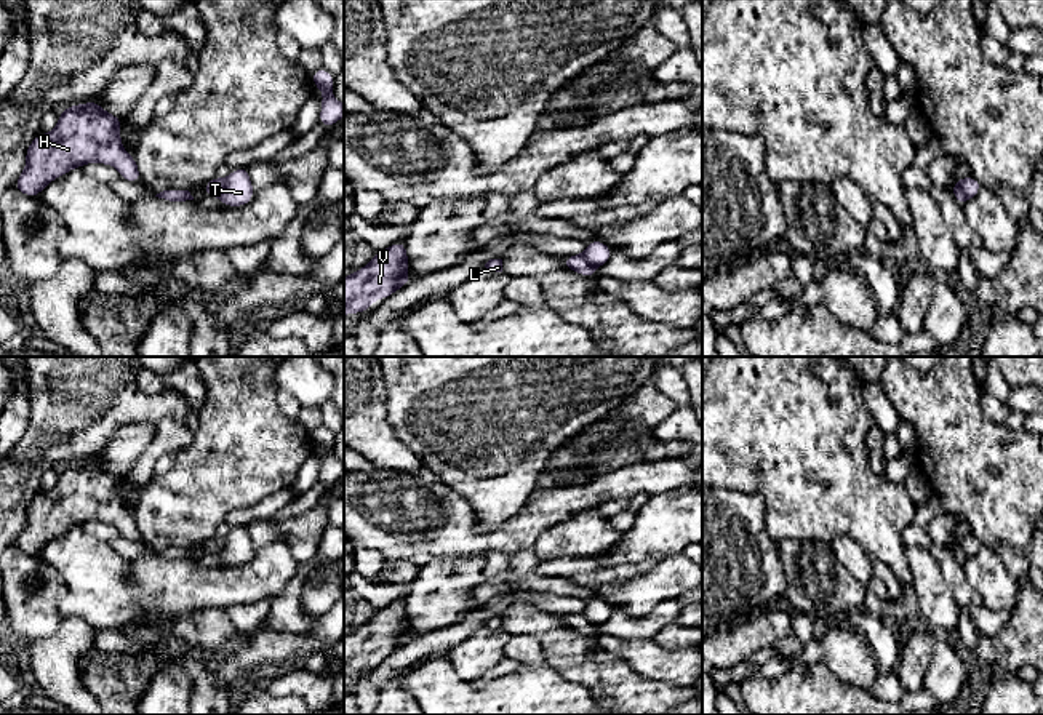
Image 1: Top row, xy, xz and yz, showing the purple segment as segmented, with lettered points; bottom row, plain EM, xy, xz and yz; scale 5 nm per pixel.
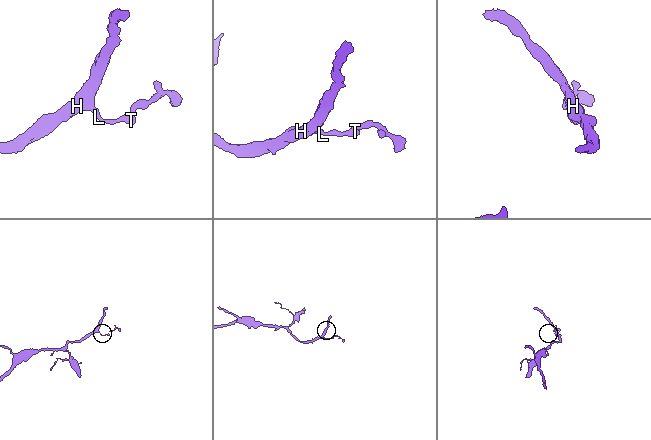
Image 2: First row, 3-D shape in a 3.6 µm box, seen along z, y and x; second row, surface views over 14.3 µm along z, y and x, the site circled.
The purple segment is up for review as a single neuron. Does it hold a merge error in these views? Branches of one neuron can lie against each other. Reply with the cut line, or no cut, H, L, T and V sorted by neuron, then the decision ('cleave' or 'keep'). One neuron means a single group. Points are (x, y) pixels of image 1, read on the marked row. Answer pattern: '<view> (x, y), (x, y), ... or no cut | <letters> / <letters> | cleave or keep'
yz (960, 179), (962, 191), (968, 199) | H L V / T | cleave

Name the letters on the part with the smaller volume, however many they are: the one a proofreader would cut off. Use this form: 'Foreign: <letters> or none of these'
Foreign: T

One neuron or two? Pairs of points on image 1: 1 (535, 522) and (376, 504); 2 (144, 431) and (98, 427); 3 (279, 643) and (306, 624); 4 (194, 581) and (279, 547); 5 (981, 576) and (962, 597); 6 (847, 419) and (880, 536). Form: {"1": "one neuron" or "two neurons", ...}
{"1": "one neuron", "2": "two neurons", "3": "two neurons", "4": "one neuron", "5": "two neurons", "6": "one neuron"}

